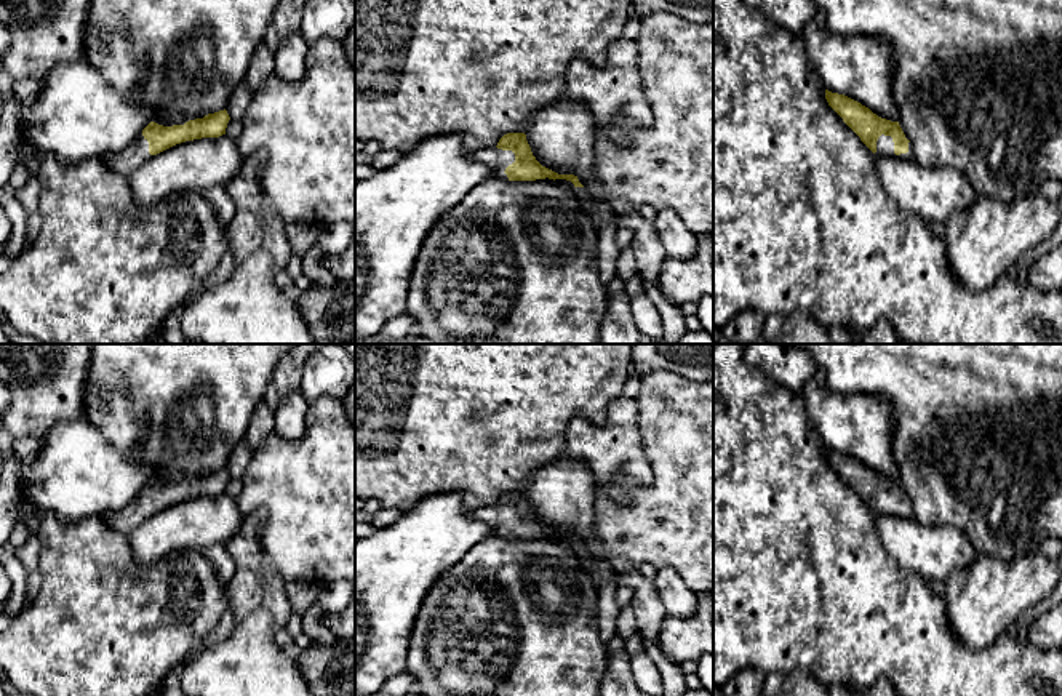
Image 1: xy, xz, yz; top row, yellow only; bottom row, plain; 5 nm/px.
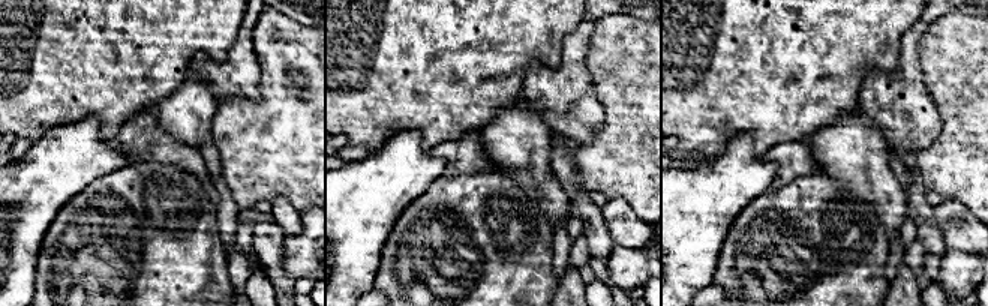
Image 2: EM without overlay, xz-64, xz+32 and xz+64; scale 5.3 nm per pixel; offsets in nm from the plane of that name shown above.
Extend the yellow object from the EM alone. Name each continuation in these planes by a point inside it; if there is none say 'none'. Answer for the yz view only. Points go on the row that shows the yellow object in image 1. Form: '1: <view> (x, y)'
1: yz (885, 148)

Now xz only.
1: xz (495, 159)

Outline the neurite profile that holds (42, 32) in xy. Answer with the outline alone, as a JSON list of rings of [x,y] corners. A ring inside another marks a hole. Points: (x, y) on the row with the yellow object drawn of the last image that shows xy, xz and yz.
[[[0,0],[0,19],[8,27],[10,46],[0,56],[0,94],[5,98],[0,115],[0,187],[8,189],[11,173],[24,157],[16,147],[21,101],[14,83],[21,78],[46,80],[59,62],[83,61],[85,45],[94,37],[86,26],[91,0]]]

